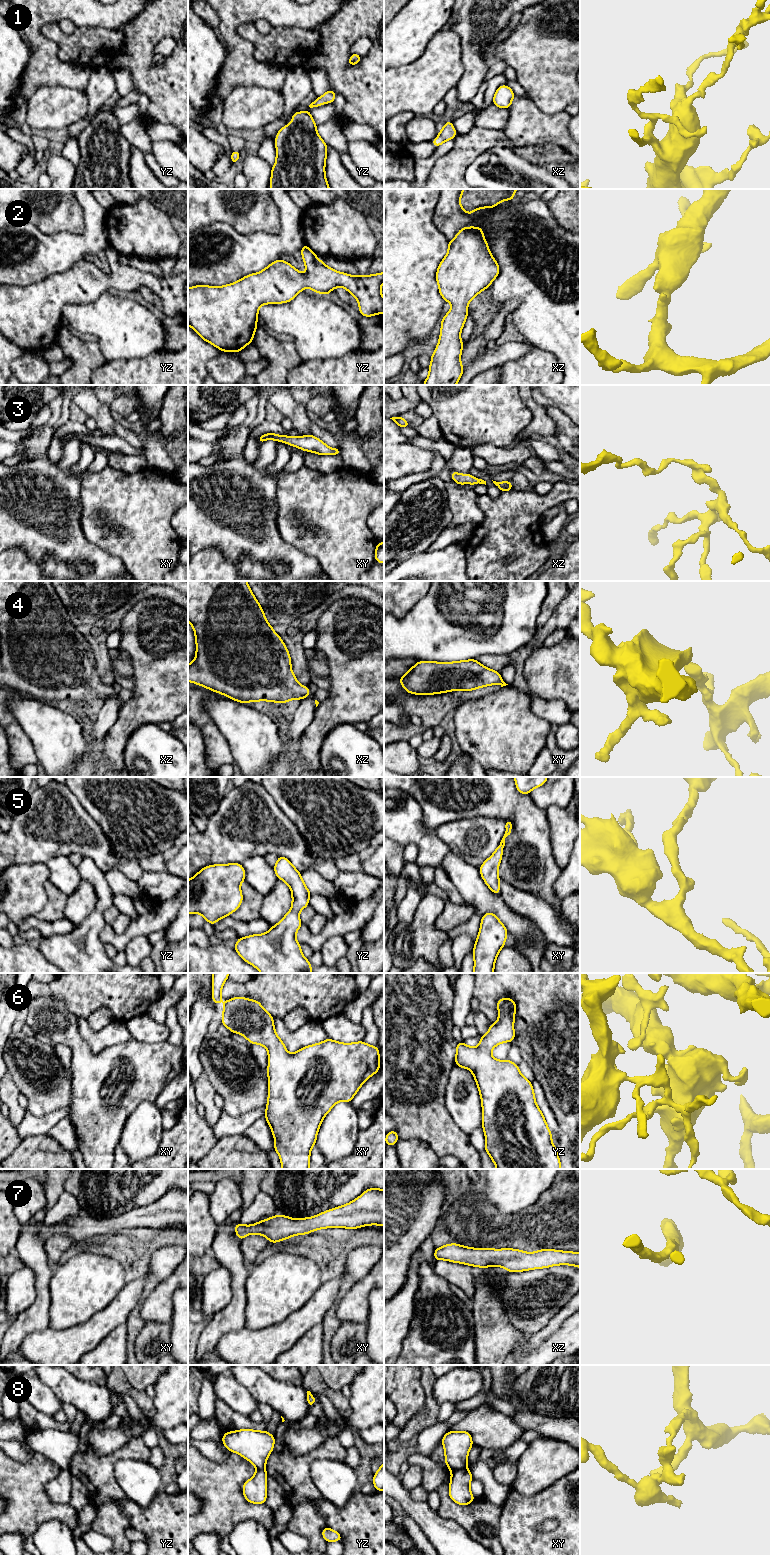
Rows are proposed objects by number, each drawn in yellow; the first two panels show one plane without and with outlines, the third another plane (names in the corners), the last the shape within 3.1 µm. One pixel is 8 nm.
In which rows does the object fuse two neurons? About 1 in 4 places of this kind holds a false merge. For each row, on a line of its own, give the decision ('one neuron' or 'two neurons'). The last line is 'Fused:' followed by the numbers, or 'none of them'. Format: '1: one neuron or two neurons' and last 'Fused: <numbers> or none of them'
1: one neuron
2: one neuron
3: one neuron
4: one neuron
5: one neuron
6: one neuron
7: one neuron
8: two neurons
Fused: 8

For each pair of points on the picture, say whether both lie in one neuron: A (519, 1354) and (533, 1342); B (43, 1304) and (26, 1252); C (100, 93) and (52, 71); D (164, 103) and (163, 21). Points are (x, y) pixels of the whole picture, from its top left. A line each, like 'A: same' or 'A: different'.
A: different
B: same
C: different
D: same

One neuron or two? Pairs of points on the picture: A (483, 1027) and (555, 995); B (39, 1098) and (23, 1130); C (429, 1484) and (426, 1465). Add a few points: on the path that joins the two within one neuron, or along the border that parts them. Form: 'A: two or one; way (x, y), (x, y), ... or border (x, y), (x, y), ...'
A: two; border (478, 1009), (490, 1022)
B: two; border (26, 1110), (37, 1116), (43, 1116), (54, 1111)
C: one; way (429, 1479), (429, 1470)

